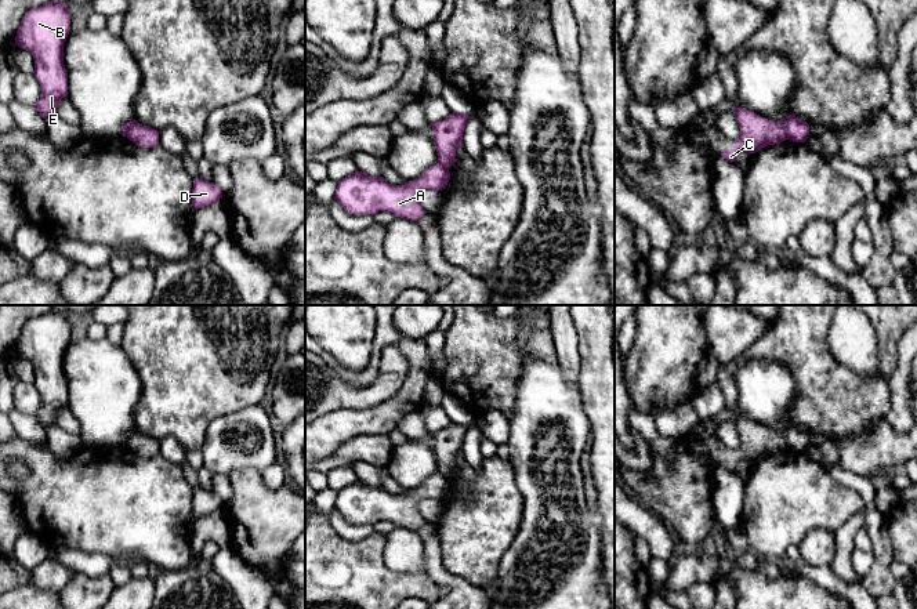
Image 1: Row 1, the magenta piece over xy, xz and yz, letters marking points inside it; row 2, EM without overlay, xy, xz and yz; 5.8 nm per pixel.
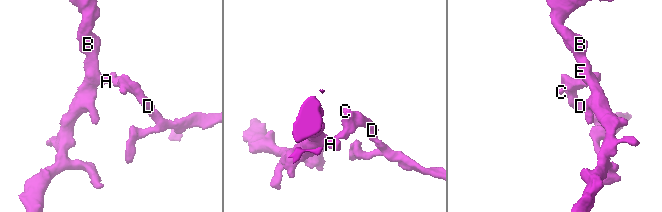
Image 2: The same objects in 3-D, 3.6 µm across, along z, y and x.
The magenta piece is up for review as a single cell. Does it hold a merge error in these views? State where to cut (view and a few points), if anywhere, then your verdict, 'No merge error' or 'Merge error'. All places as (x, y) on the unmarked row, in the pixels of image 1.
Split along yz (782, 431), (789, 448). Merge error

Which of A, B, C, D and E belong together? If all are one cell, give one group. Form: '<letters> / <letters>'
A B E / C D

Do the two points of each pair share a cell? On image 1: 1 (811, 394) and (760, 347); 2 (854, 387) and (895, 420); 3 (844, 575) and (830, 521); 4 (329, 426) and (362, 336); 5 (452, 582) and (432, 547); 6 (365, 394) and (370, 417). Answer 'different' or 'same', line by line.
1: same
2: different
3: different
4: different
5: same
6: different

